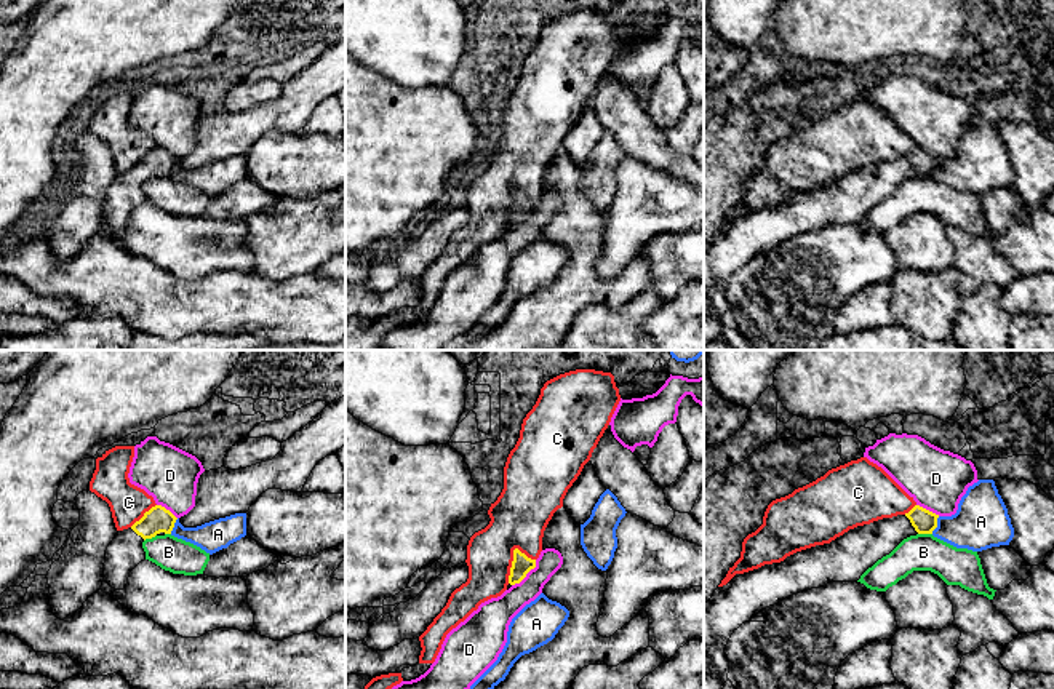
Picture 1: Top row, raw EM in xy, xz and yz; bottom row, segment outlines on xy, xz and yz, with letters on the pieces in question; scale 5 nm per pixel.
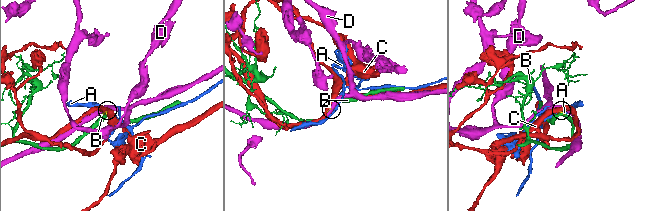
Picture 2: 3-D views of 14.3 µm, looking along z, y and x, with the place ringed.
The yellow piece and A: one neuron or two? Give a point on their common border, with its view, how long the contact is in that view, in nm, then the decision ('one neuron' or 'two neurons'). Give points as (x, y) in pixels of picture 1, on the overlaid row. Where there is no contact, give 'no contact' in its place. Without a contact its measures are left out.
yz (936, 525) | 100 nm | two neurons

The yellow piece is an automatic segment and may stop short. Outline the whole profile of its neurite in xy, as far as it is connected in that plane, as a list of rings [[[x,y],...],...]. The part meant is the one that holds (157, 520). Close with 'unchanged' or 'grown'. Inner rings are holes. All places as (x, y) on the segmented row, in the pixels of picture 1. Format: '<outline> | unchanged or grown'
[[[155,505],[131,528],[118,531],[106,550],[104,580],[112,588],[123,590],[130,572],[146,560],[142,542],[171,534],[176,520],[170,510]]] | grown

